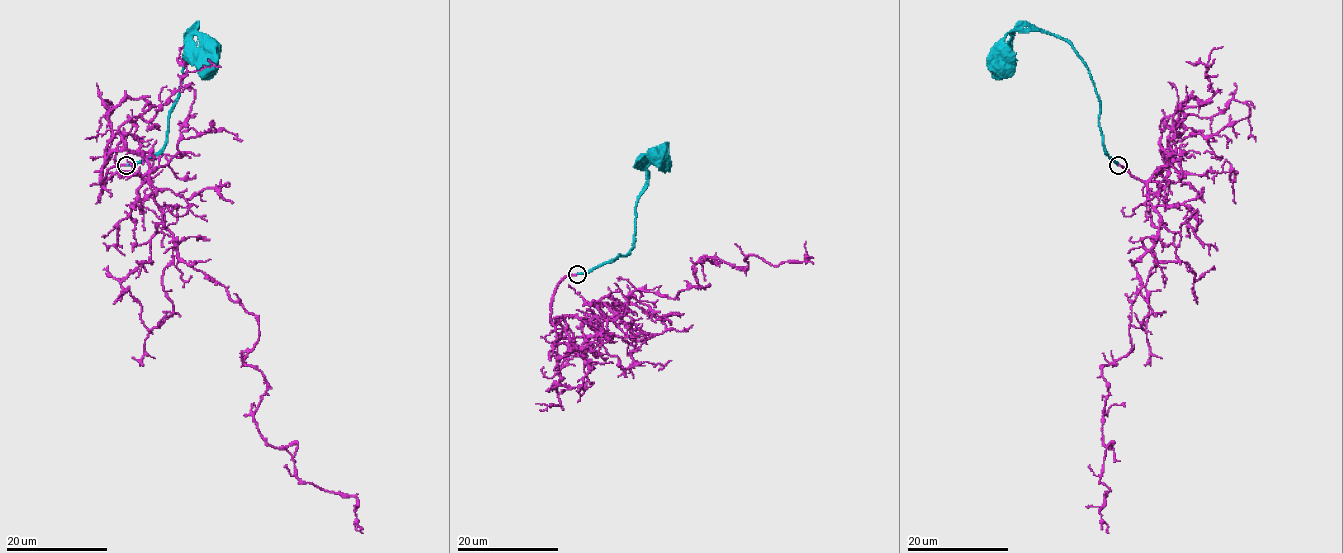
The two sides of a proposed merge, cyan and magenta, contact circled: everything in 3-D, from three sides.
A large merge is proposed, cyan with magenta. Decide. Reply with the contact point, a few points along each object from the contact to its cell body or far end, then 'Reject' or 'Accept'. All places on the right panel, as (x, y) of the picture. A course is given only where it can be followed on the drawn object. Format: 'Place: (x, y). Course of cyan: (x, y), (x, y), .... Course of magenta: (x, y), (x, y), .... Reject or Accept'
Place: (1118, 165). Course of cyan: (1118, 165), (1103, 146), (1099, 101), (1092, 77), (1067, 41), (1035, 30), (1011, 31), (994, 61), (997, 66). Course of magenta: (1118, 165), (1160, 182), (1173, 159), (1148, 183), (1159, 232), (1135, 262), (1131, 349), (1101, 367), (1108, 533). Reject

